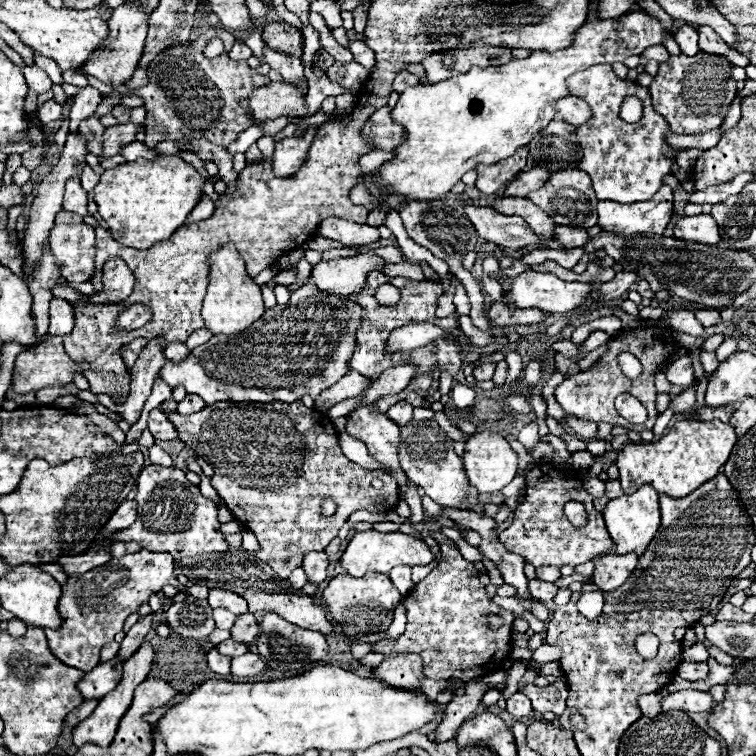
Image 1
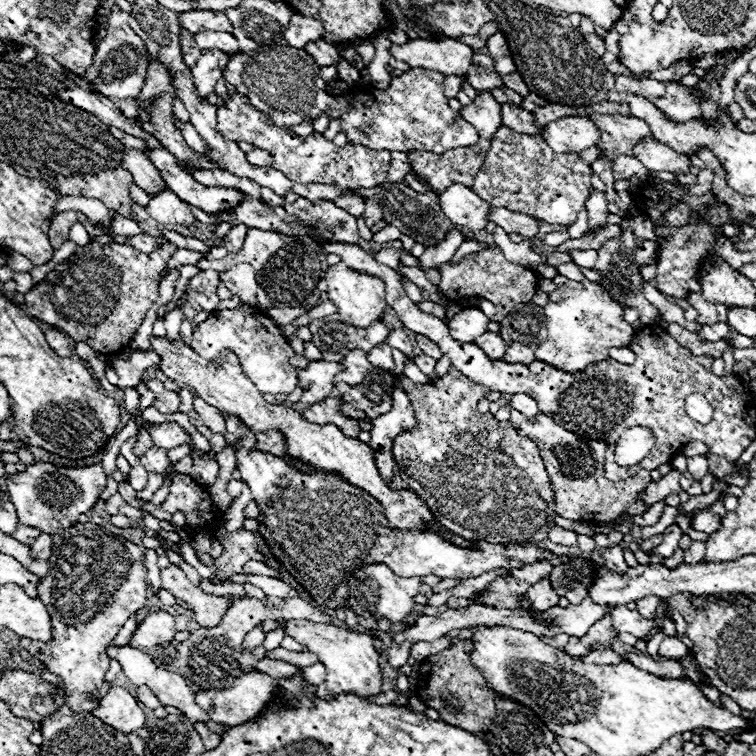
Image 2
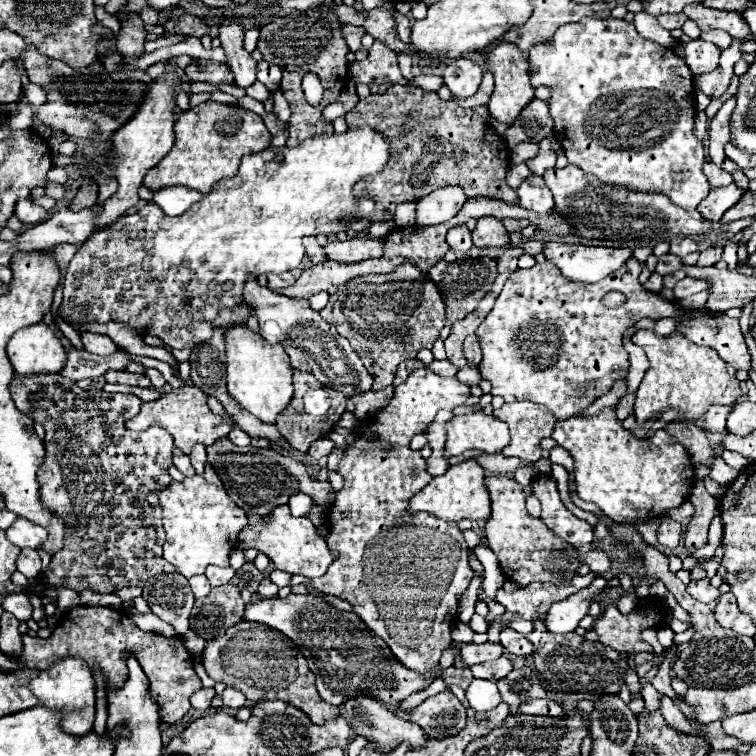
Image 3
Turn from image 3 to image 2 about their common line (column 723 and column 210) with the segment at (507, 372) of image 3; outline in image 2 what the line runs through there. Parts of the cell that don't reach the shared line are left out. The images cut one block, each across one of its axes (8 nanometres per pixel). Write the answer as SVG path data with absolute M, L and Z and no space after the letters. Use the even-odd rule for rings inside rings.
M242 306L236 310L226 308L216 314L210 314L208 320L194 326L192 348L208 360L212 360L222 348L232 350L240 360L242 372L256 384L260 392L274 394L274 396L290 394L298 384L296 370L290 366L290 358L294 356L292 346L282 336L282 330L278 328L278 324L272 318L268 318L264 312L252 306Z

